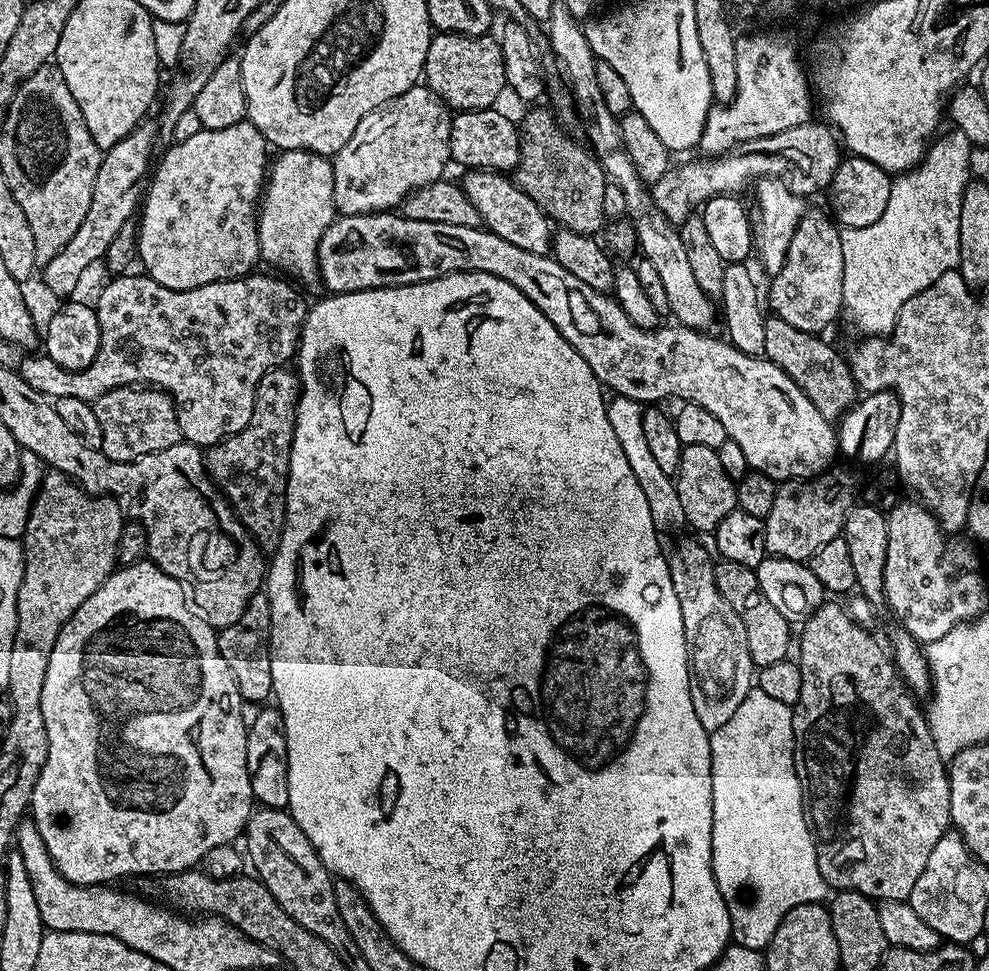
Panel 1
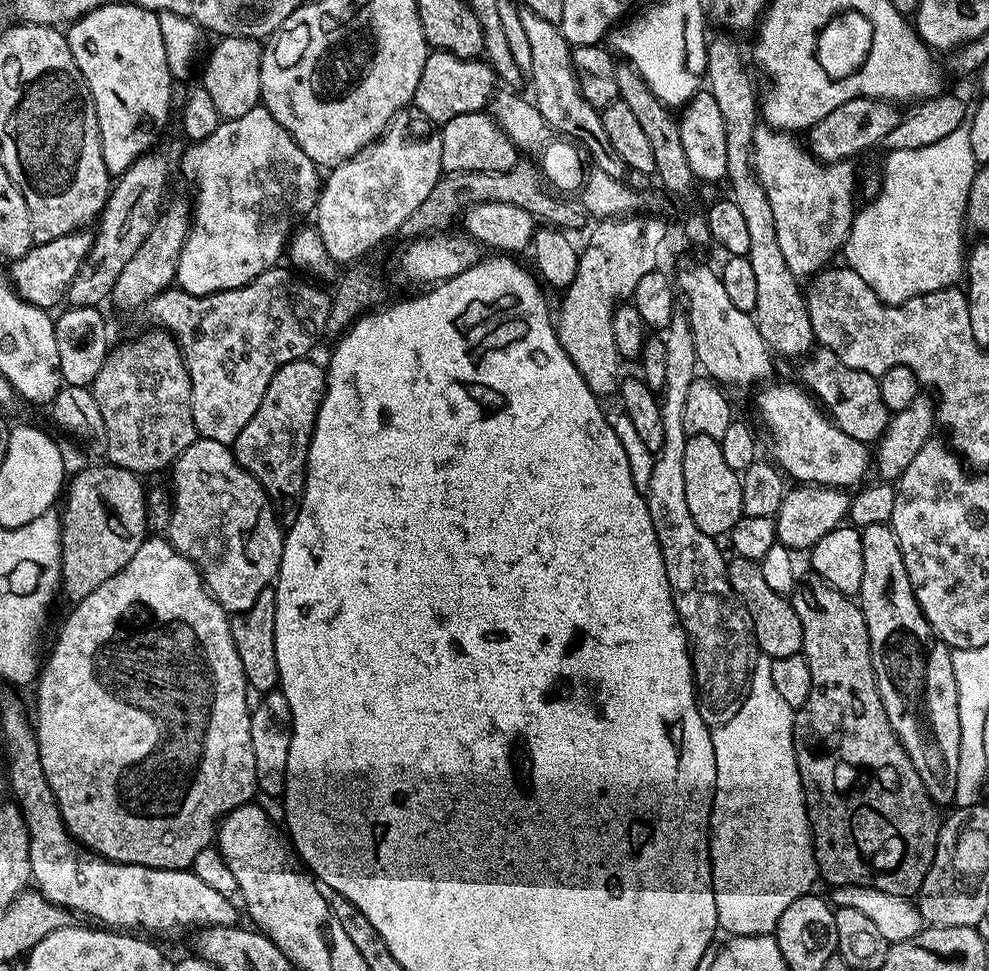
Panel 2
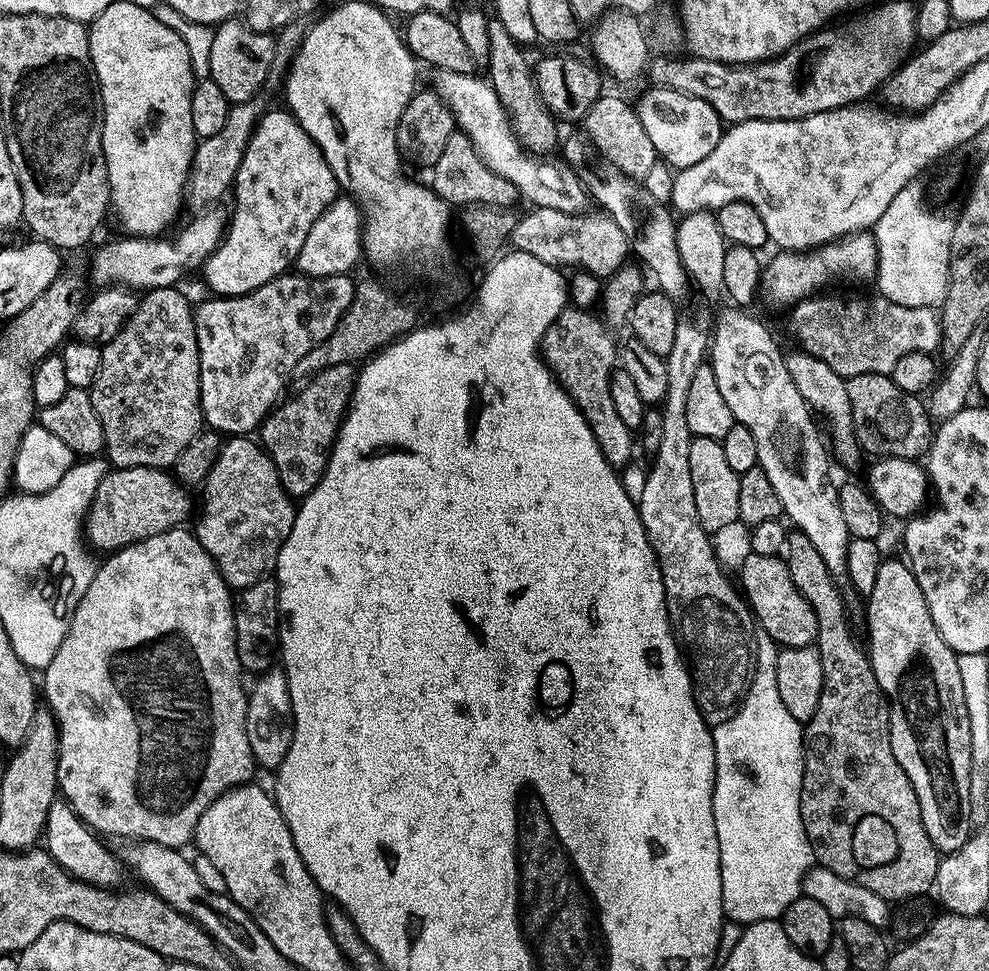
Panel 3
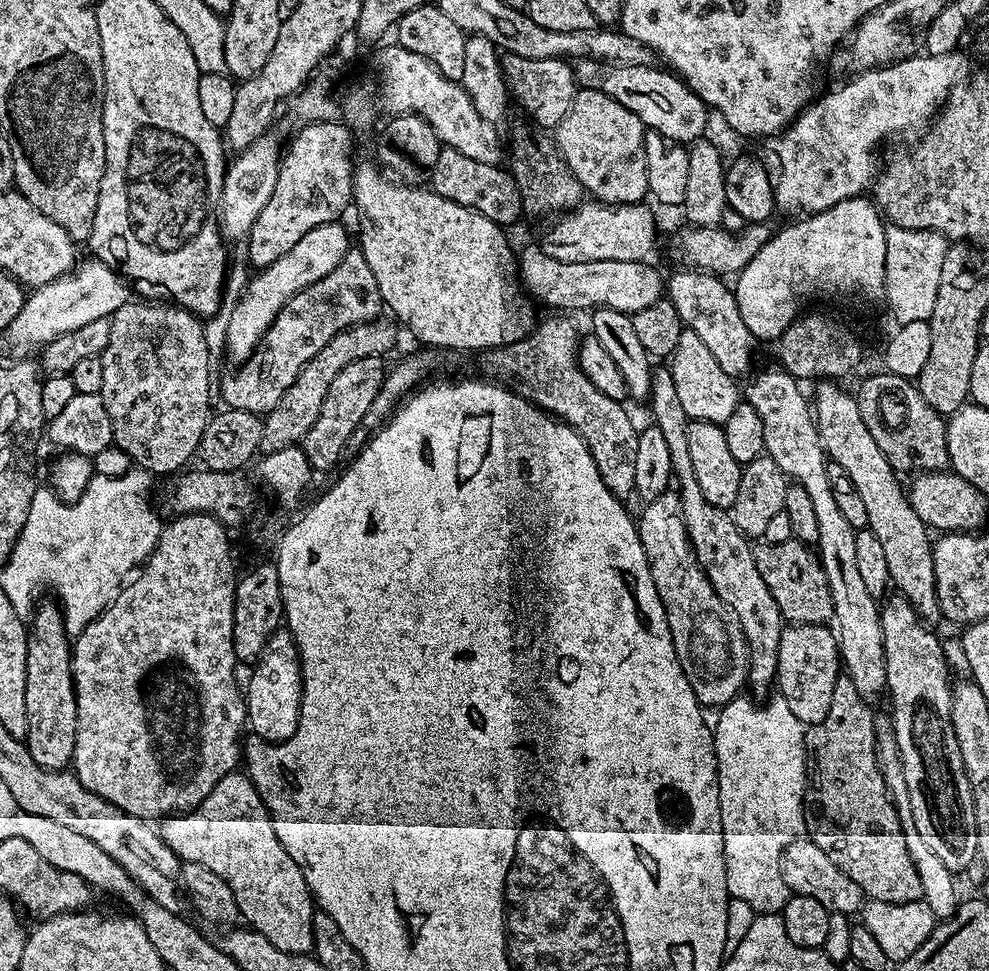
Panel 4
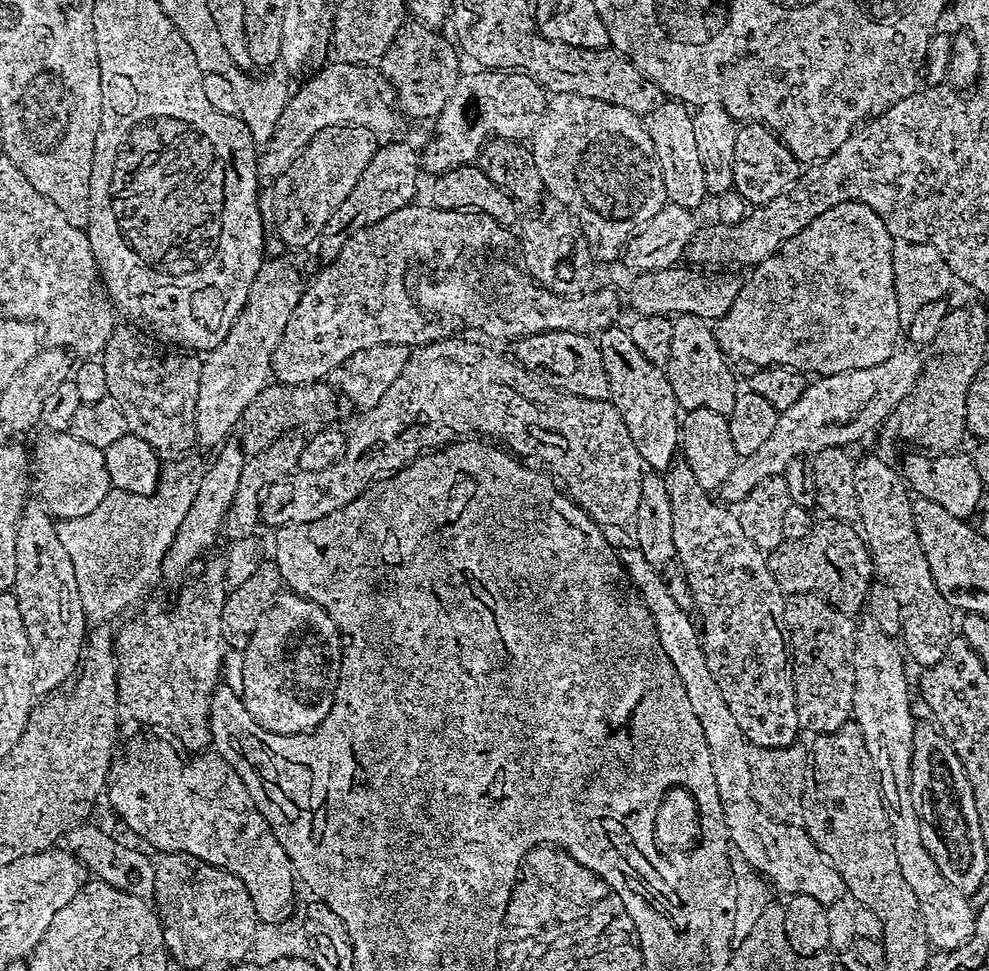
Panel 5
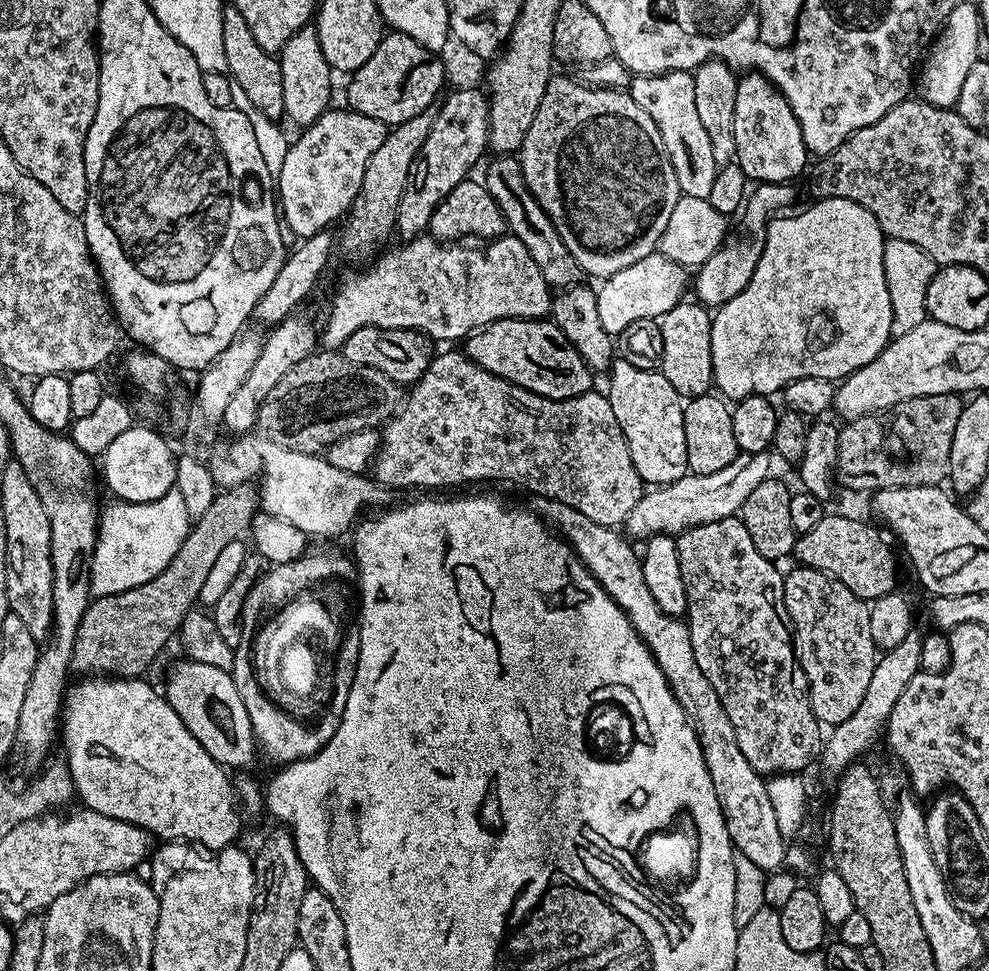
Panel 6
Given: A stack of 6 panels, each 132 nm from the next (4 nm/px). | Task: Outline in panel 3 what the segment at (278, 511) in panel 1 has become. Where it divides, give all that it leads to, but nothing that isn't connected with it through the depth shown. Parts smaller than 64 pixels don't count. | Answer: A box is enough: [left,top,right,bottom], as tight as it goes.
[258,363,357,498]

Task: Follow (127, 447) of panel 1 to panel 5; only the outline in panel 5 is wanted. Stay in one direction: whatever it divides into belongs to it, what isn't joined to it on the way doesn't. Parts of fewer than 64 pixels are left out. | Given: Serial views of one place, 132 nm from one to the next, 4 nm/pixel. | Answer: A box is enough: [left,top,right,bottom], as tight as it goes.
[102,327,200,462]

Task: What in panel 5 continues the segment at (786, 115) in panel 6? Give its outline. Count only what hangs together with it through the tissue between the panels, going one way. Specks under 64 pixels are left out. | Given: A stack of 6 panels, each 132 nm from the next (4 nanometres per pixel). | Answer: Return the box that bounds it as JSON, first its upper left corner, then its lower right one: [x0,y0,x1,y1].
[733,123,802,206]

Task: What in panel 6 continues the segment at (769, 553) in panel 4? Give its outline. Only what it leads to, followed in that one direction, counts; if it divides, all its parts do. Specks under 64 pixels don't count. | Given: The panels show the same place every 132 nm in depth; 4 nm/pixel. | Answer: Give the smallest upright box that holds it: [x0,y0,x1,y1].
[794,514,897,602]

